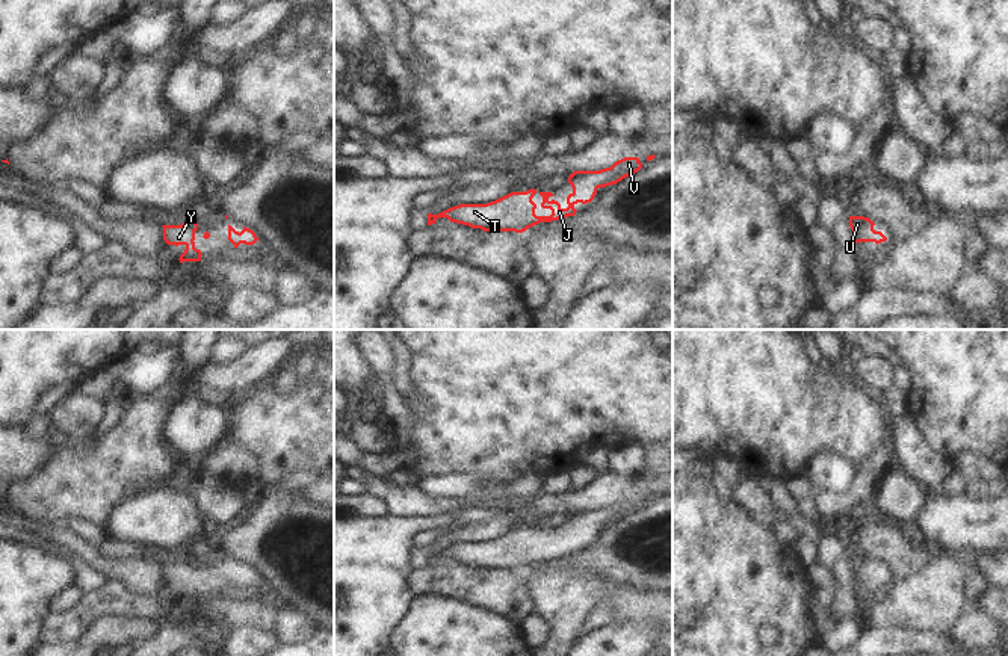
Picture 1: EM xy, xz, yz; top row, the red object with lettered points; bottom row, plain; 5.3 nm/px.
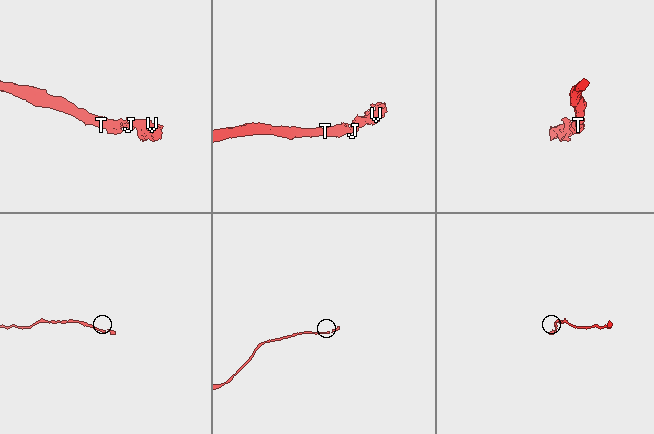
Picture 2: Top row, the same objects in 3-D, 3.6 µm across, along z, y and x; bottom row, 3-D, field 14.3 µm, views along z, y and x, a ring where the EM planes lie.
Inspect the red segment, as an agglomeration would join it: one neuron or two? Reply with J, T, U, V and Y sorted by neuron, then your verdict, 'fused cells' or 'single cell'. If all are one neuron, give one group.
J T U V Y | single cell

